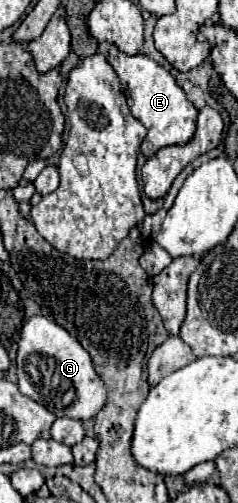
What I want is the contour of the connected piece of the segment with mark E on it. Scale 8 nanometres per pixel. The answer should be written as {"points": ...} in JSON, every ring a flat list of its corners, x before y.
{"points":[[110,45,108,51,108,63,114,67,116,75,120,77,124,95,128,99,128,107,132,115,148,129,148,135,144,137,140,151,146,157,152,157,160,147,166,145,184,145,192,139,196,129,196,107,186,99,182,87,176,85,176,79,154,59,138,53,138,55,126,55,116,45]]}

